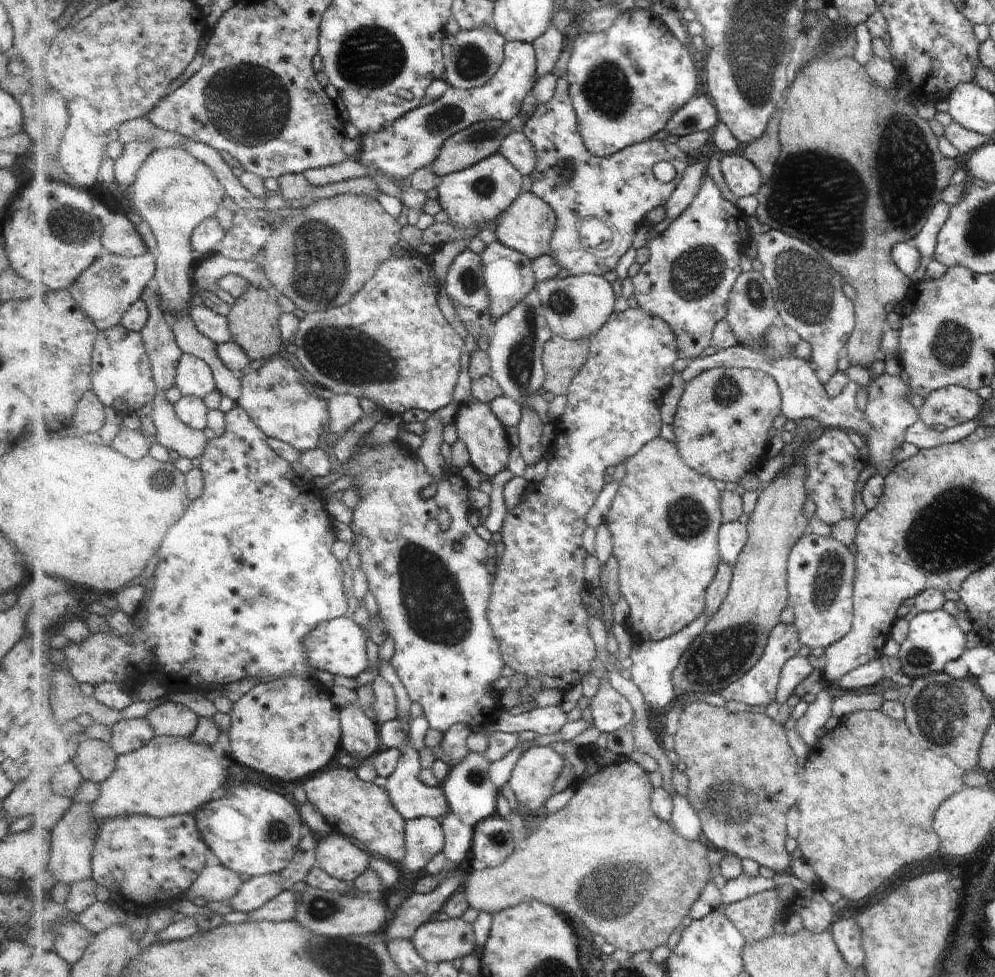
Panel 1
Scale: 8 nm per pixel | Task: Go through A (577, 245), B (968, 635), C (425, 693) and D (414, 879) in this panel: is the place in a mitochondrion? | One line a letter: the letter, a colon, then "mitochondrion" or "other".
A: other
B: other
C: other
D: other

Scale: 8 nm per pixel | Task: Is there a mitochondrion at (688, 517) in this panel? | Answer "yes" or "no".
yes

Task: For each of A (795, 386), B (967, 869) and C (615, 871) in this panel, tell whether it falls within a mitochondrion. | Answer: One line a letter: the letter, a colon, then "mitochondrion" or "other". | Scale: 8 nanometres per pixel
A: other
B: other
C: mitochondrion

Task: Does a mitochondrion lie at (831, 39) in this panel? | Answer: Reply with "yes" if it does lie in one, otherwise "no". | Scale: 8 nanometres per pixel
yes

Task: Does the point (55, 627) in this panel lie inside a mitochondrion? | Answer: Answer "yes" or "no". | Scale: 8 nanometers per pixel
no

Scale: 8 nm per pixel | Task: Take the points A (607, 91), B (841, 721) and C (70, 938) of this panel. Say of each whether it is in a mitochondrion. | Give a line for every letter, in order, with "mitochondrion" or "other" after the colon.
A: mitochondrion
B: other
C: other

